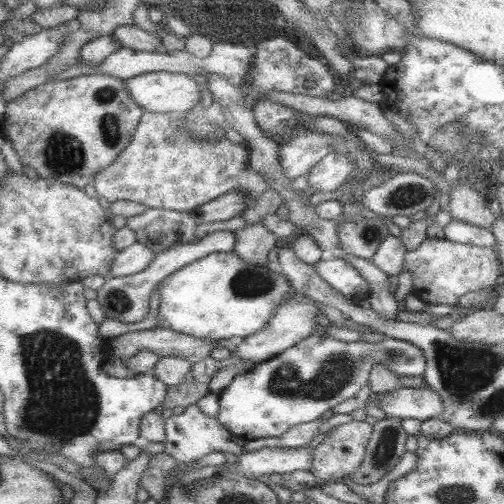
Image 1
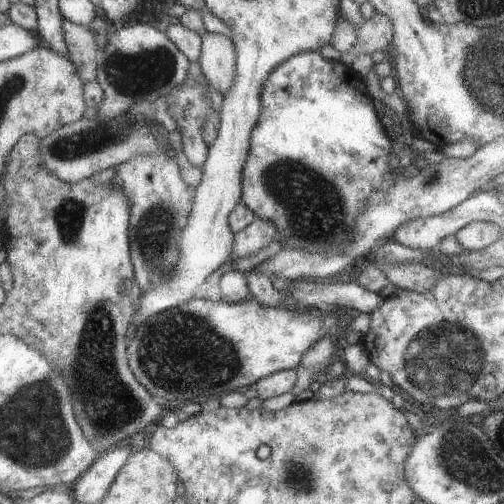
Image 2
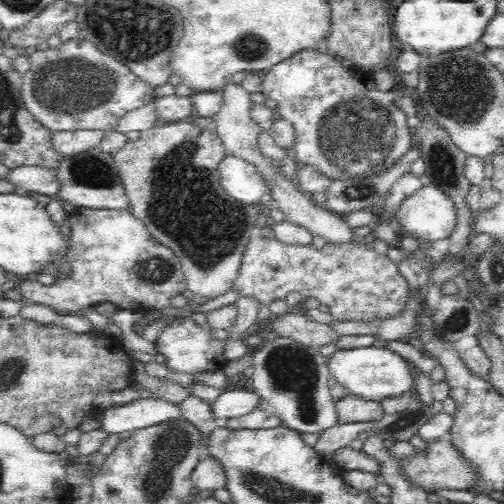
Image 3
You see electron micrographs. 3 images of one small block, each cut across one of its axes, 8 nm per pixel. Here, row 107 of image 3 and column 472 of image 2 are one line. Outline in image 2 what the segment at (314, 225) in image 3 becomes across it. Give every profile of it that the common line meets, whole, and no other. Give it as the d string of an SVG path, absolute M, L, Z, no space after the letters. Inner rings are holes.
M469 222L461 230L455 232L455 238L459 246L467 252L479 252L491 246L495 240L499 240L503 232L491 224L491 222Z

